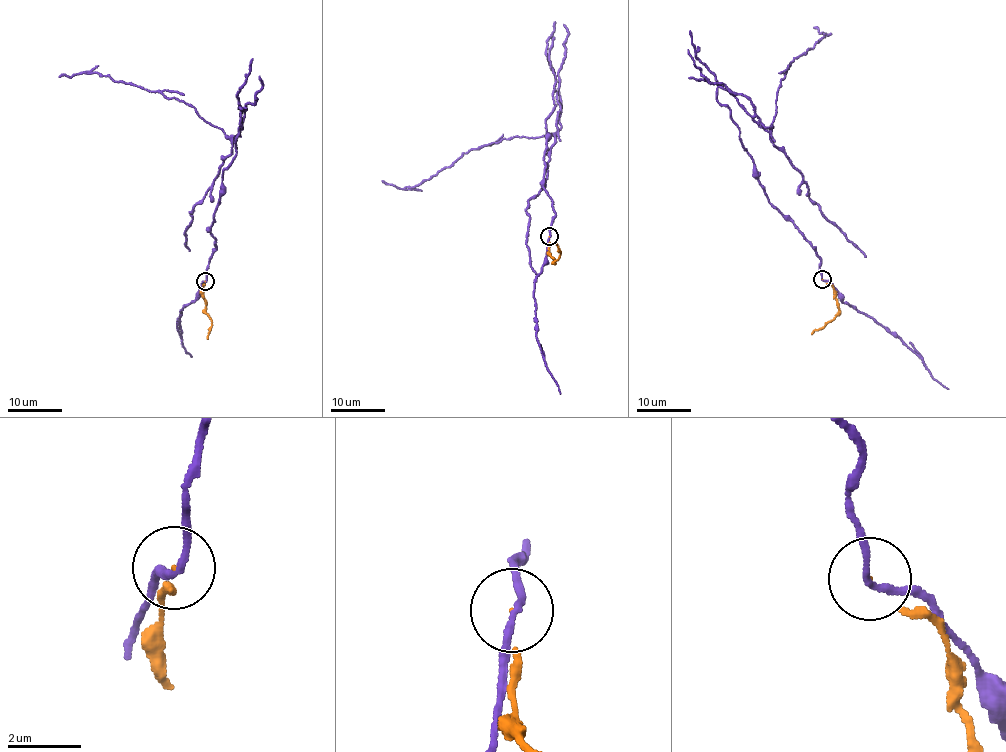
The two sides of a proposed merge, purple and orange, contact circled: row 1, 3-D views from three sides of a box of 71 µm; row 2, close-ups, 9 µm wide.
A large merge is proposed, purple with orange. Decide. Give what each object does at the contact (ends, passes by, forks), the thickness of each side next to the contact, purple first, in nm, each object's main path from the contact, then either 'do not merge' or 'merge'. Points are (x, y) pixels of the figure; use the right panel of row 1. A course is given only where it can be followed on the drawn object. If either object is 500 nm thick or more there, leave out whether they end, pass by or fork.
purple passes by; orange ends there; 170 nm thick on the purple side, 20 nm on the other; purple runs (822, 279), (716, 99), (726, 89), (770, 126), (789, 64), (823, 38), (814, 28); orange runs (822, 279), (834, 289), (838, 313), (811, 334); do not merge

